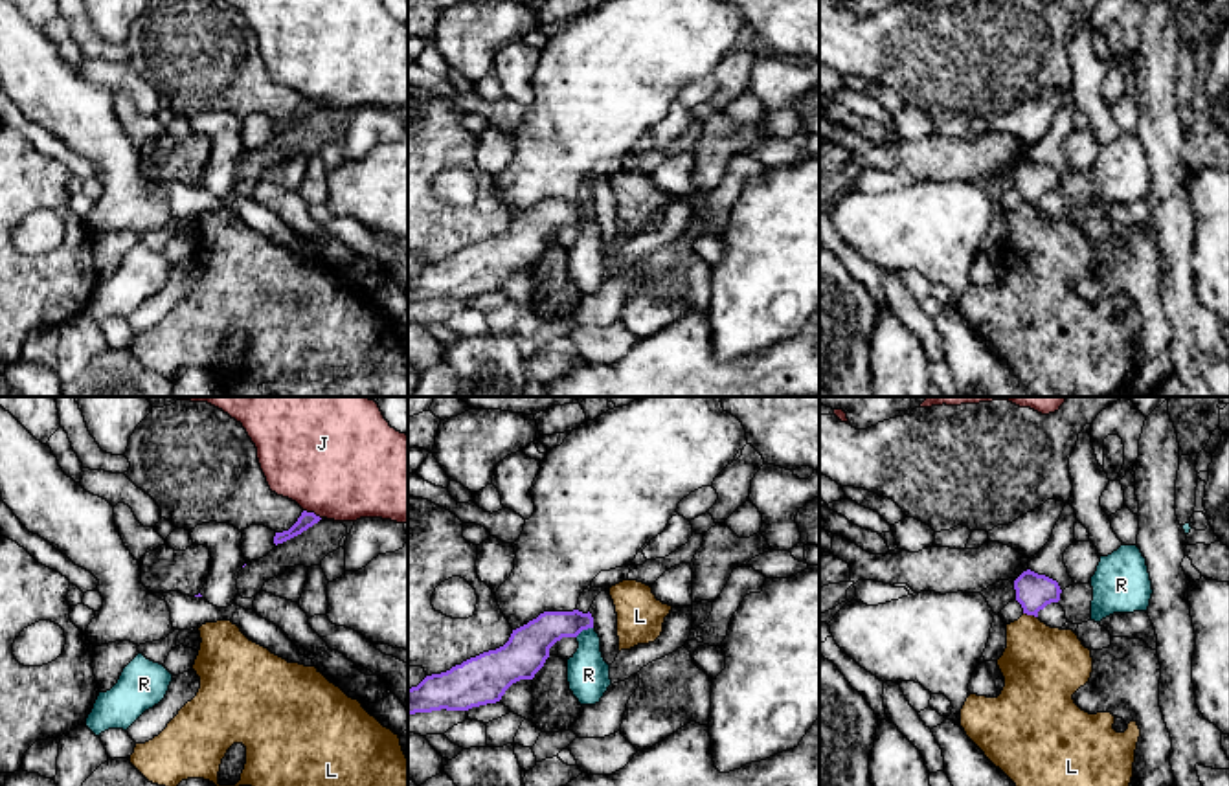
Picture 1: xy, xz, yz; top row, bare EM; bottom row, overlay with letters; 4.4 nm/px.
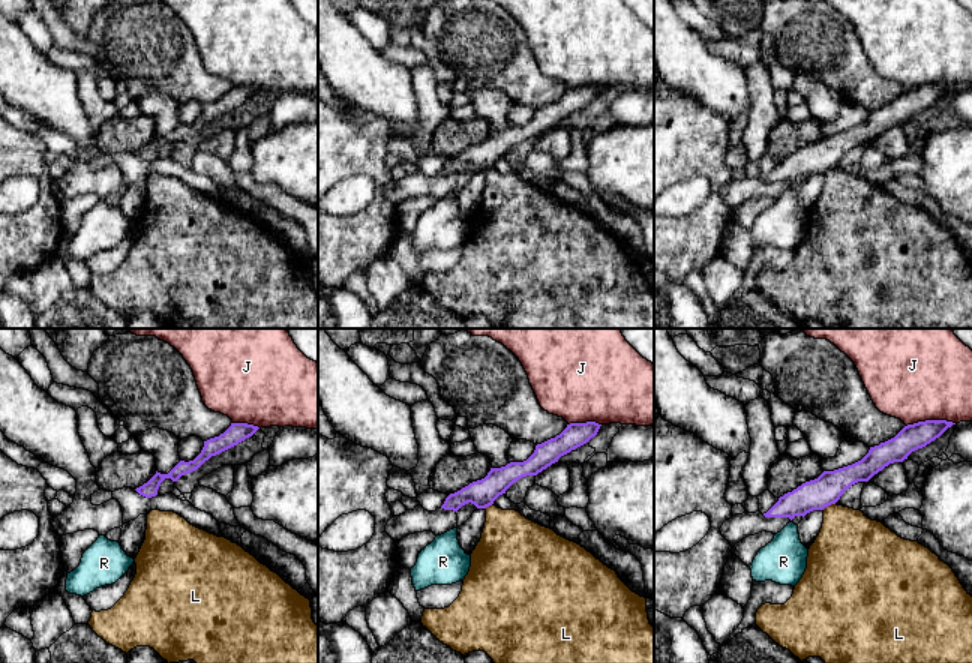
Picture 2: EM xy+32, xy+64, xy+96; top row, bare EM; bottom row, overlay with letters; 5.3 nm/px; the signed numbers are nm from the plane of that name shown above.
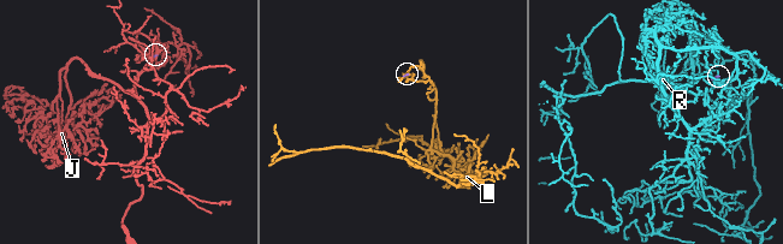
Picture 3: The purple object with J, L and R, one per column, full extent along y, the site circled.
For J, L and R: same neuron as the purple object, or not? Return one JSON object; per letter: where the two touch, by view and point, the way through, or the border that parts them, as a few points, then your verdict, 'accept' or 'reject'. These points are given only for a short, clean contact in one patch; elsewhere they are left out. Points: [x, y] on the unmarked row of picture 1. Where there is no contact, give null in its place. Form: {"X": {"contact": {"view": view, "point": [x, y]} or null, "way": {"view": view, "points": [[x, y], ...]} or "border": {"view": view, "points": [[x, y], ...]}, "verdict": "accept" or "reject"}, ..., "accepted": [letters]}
{"J": {"contact": {"view": "xy", "point": [313, 101]}, "verdict": "reject"}, "L": {"contact": {"view": "yz", "point": [1031, 202]}, "border": {"view": "yz", "points": [[1024, 201], [1037, 206]]}, "verdict": "reject"}, "R": {"contact": {"view": "xz", "point": [583, 217]}, "border": {"view": "xz", "points": [[592, 215], [575, 224]]}, "verdict": "reject"}, "accepted": []}

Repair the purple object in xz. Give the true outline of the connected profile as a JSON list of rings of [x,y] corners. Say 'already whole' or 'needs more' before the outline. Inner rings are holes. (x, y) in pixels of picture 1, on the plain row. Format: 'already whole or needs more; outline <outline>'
already whole; outline [[[544,200],[513,219],[503,235],[470,246],[446,261],[426,264],[417,275],[408,277],[408,303],[468,299],[496,292],[513,272],[535,266],[557,230],[577,226],[588,217],[593,217],[590,200]]]

